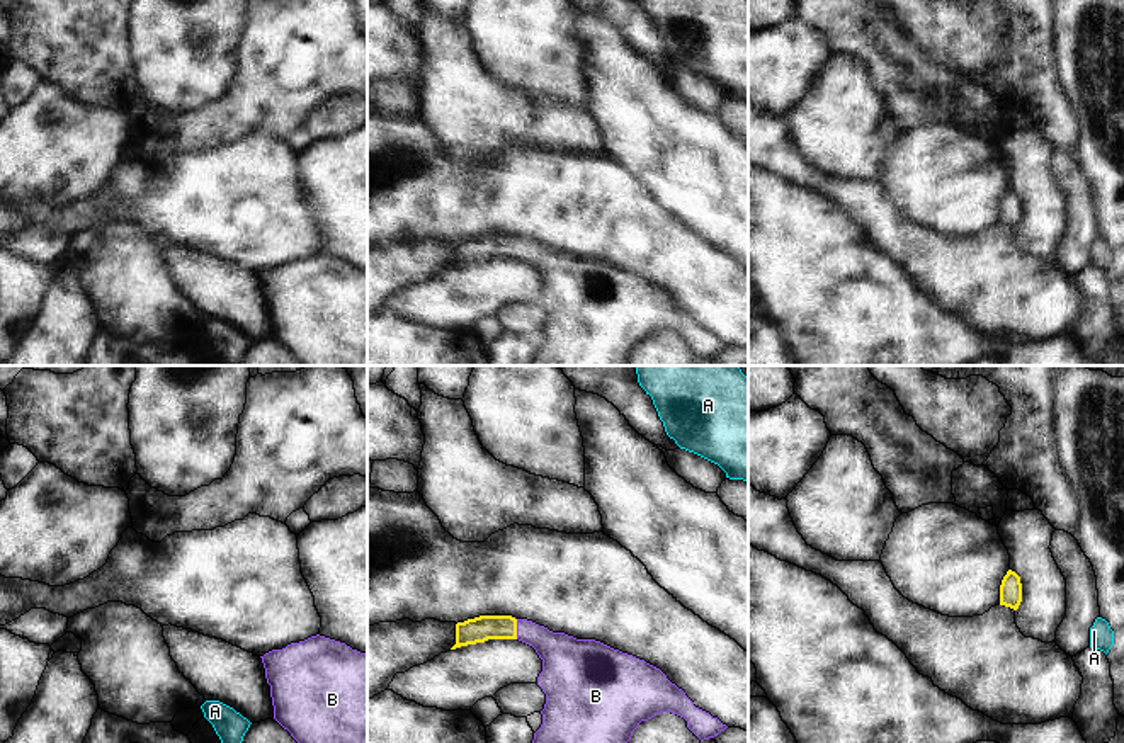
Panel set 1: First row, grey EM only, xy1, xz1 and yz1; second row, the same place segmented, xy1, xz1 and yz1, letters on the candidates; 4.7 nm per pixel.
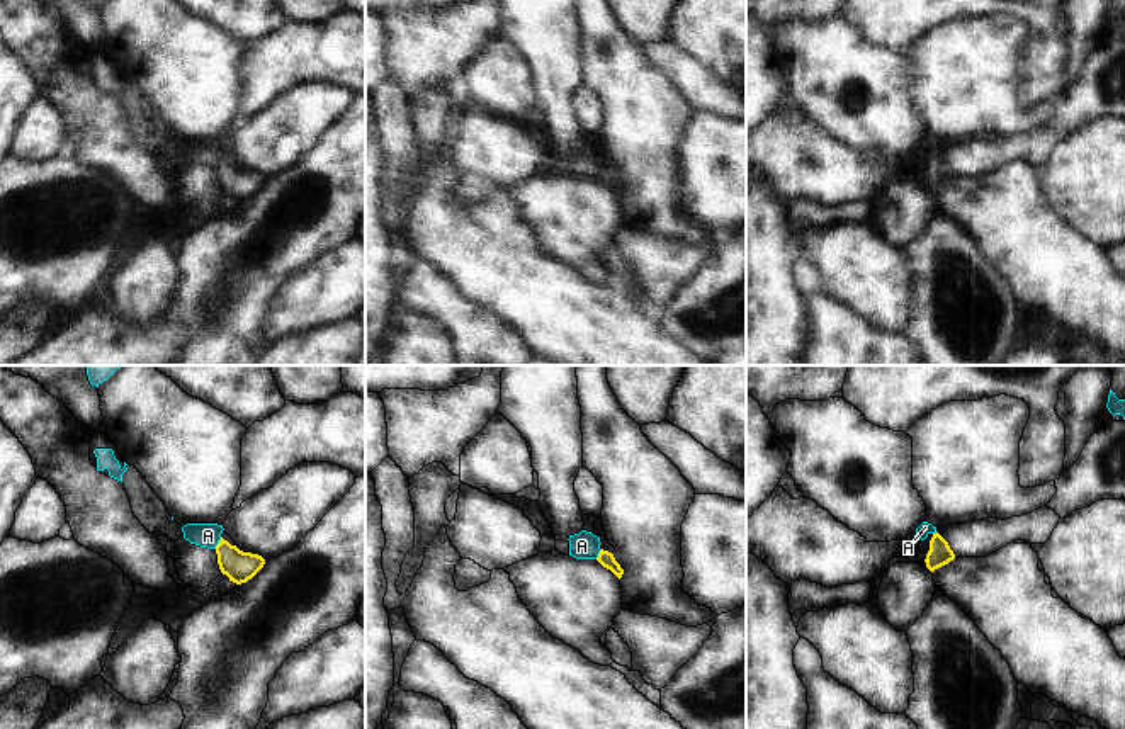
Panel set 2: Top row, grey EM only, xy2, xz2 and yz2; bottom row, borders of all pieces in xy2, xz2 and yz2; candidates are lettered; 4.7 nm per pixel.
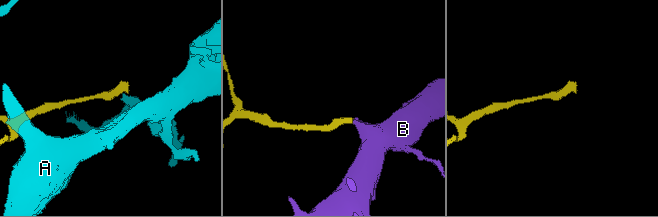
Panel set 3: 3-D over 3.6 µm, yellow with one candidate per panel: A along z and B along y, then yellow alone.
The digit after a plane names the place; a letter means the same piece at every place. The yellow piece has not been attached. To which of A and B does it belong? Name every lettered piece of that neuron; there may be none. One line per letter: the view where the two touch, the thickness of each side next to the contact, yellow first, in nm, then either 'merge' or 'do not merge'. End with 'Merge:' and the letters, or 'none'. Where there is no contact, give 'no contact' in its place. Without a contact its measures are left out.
A: contact in xy2; calibres 150 and 110 nm; do not merge
B: contact in xz1; calibres 120 and 200 nm; merge
Merge: B

